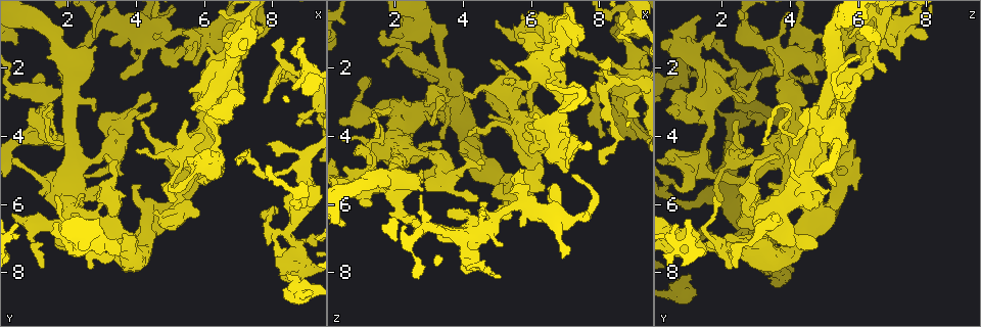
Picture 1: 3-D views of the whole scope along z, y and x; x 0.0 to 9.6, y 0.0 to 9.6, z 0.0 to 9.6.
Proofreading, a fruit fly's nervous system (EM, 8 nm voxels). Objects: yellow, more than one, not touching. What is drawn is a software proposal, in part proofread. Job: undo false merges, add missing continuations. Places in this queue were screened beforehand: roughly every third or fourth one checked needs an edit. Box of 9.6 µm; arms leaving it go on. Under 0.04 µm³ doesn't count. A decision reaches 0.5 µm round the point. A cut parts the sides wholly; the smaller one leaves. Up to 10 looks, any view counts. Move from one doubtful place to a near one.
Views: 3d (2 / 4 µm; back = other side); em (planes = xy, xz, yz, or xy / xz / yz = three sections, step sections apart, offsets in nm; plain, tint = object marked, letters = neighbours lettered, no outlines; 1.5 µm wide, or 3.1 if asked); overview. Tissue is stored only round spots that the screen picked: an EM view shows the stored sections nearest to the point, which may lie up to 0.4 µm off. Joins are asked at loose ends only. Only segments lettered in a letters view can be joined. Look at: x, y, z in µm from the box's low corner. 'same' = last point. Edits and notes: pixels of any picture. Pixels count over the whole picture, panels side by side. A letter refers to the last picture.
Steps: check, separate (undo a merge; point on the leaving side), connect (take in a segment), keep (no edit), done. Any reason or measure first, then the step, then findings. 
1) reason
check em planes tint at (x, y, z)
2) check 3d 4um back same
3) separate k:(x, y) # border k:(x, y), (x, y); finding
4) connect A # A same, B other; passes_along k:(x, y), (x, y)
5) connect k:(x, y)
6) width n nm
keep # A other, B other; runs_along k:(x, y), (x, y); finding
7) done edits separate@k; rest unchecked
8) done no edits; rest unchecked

thin end
check em yz step 4 letters at (8.20, 2.40, 4.85)

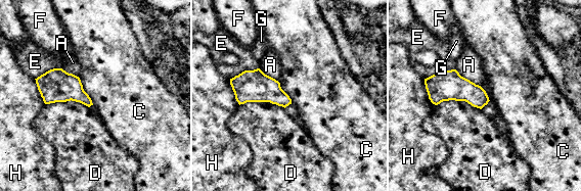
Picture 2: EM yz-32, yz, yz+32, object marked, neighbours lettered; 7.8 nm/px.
keep # A other, C other, D other, E other, F other, G other, H other; border 2:(455, 68), (440, 70), (425, 79); none of them fits

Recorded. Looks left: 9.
an open end
check em planes plain at (8.25, 1.10, 1.75)

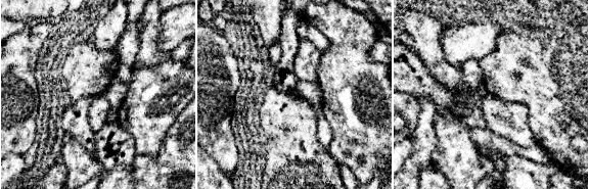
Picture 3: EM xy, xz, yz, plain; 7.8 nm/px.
check em planes letters same

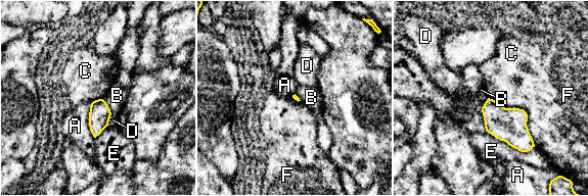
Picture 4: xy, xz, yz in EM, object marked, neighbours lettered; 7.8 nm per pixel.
keep # A other, B other, C other, D other, E other, F other; border 4:(102, 98), (95, 100); no lettered segment goes on from it

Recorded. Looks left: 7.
an open end
check 3d 2um back at (3.35, 1.35, 7.00)

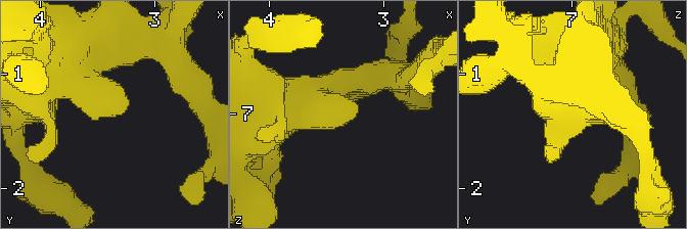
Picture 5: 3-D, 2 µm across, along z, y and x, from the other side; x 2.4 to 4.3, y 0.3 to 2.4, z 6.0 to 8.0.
check em xz step 4 tint at (3.34, 1.36, 6.94)

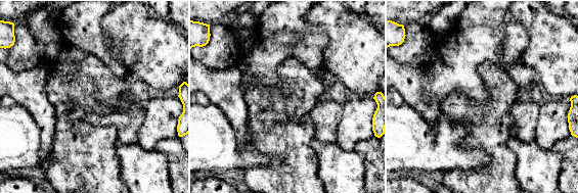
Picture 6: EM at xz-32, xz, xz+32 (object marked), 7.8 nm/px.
another direction
check em planes letters same

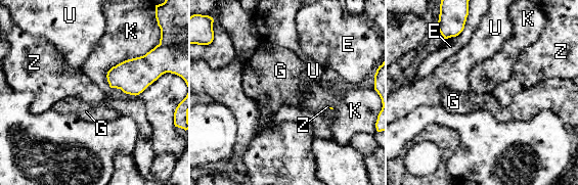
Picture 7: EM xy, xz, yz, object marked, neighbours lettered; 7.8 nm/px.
longest_contact K 550 nm
keep # E other, G other, K other, U other, Z other; border 7:(105, 75), (135, 95), (177, 76); none of them fits

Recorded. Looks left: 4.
three arms meet
check 3d 4um at (1.45, 2.90, 5.45)

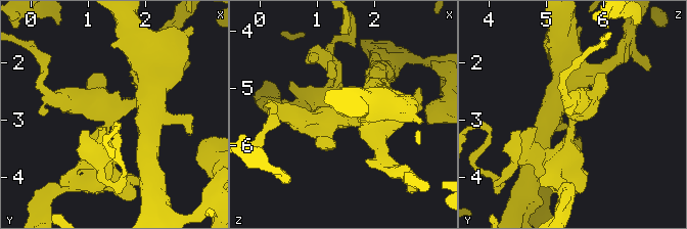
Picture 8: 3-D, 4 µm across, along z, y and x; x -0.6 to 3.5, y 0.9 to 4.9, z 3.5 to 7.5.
shape alone is not enough
check em planes letters at (1.45, 2.90, 5.50)

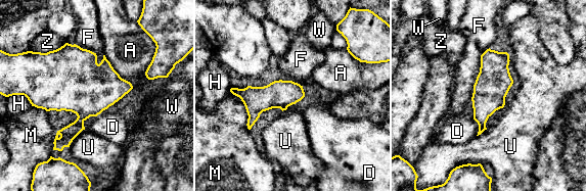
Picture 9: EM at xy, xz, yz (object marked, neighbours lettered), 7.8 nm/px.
longest_contact F 440 nm
keep # A other, D other, F other, H other, M other, U other, W other, Z other; border 9:(489, 47), (481, 55), (470, 99); all the same cell

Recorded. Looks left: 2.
done no edits; rest unchecked

